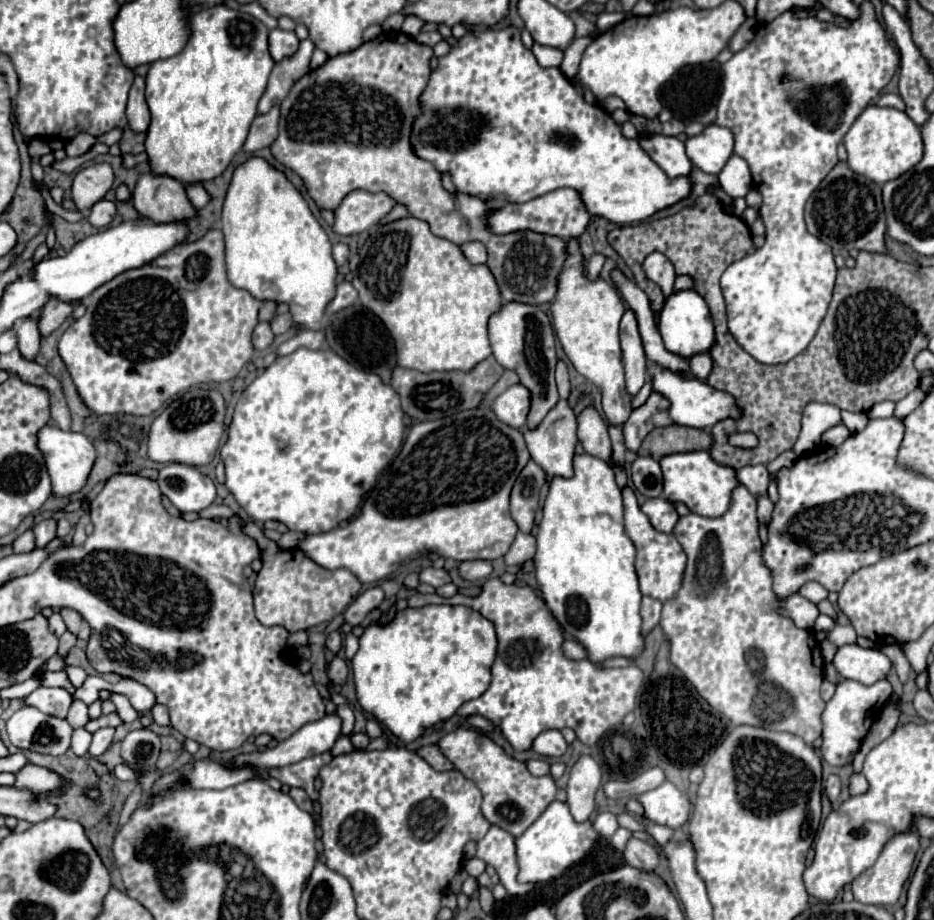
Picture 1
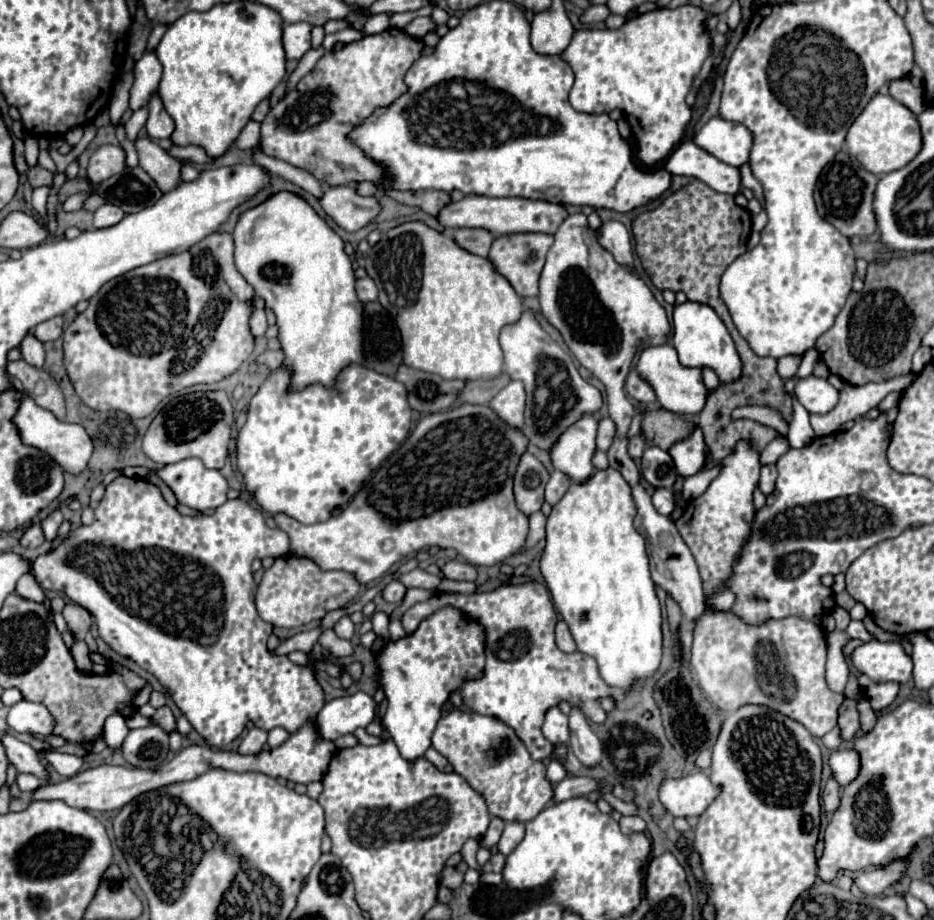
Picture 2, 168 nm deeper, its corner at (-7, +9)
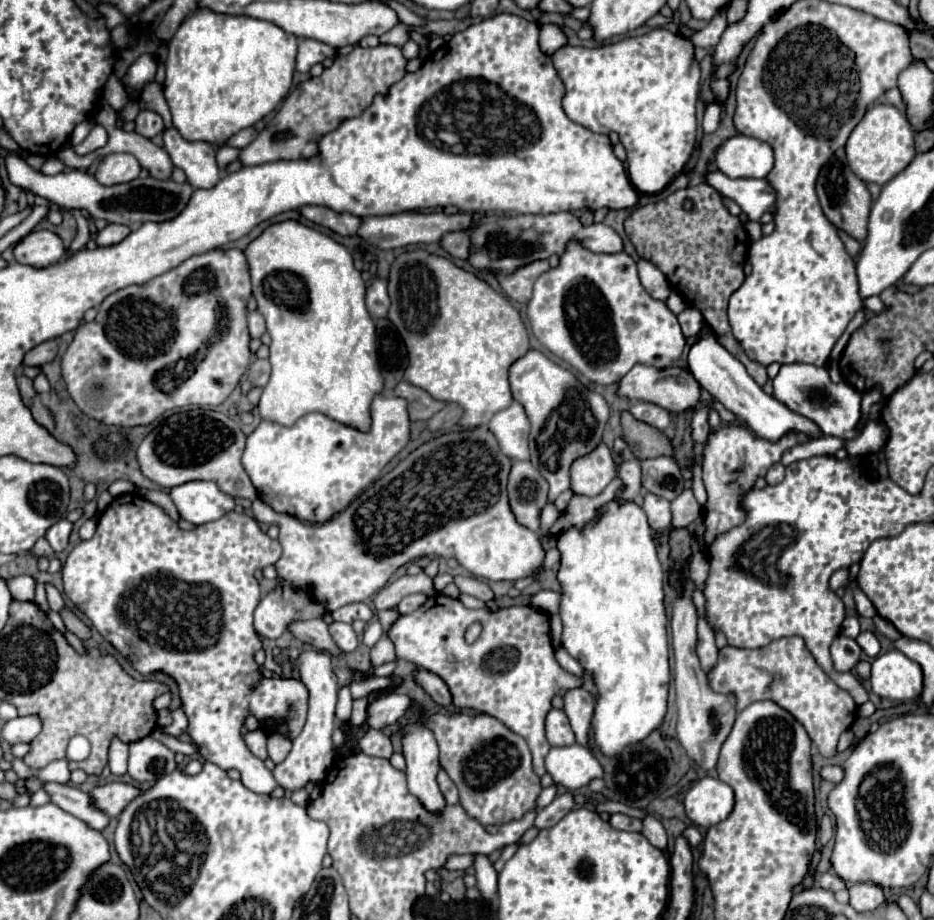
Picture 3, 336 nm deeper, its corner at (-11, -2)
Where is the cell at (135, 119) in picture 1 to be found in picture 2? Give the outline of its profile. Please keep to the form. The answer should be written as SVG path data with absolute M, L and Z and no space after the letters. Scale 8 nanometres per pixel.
M153 94L149 100L147 100L147 106L149 110L149 116L147 116L147 132L151 138L169 138L171 132L173 132L173 120L171 116L165 112L163 108L163 102L159 98L159 94Z

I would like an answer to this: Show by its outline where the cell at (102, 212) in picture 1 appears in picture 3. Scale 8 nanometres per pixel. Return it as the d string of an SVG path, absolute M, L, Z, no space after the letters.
M111 223L111 225L107 225L105 229L101 229L101 231L99 231L99 235L97 235L97 245L99 245L99 247L117 245L117 243L121 243L129 233L131 233L131 231L129 231L129 227Z

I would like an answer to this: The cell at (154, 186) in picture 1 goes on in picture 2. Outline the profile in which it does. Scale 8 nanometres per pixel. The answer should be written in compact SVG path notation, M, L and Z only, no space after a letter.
M137 138L135 148L139 154L139 166L155 180L161 192L171 192L181 182L181 162L171 158L161 146L149 138Z

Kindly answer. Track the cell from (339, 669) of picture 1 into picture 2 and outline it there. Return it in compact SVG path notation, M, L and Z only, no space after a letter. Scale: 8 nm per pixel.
M325 630L325 632L319 636L319 644L321 644L327 652L331 652L335 658L345 658L345 656L351 656L351 654L353 654L351 642L339 638L333 630Z

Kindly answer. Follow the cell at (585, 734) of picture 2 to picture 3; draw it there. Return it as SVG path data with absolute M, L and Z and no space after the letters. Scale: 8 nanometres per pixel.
M575 687L575 689L569 689L563 693L563 701L565 701L563 711L567 713L567 717L571 721L577 743L587 745L587 735L589 735L589 727L591 727L593 709L595 709L595 699L583 687Z

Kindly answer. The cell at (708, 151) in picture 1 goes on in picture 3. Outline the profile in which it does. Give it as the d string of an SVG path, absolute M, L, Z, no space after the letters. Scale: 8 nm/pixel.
M735 135L727 139L715 153L717 167L727 177L767 177L773 169L773 149L769 143Z

